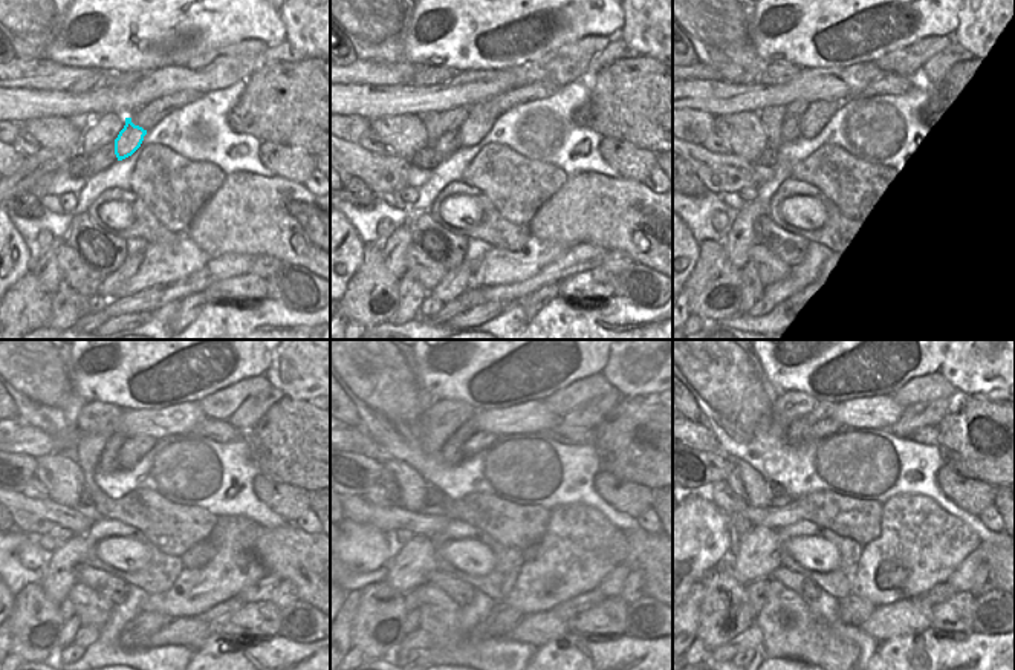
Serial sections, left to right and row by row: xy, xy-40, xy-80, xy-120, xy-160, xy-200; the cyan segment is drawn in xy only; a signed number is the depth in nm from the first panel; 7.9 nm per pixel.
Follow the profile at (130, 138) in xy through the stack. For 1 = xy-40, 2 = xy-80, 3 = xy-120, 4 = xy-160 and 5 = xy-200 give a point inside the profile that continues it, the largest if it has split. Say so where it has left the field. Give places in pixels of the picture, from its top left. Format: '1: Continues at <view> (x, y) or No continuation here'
1: Continues at xy-40 (479, 121)
2: Continues at xy-80 (817, 115)
3: Continues at xy-120 (133, 448)
4: Continues at xy-160 (480, 441)
5: Continues at xy-200 (823, 427).

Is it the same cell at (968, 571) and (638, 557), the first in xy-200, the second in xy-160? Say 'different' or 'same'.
different

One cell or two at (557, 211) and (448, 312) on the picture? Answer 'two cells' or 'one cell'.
two cells

